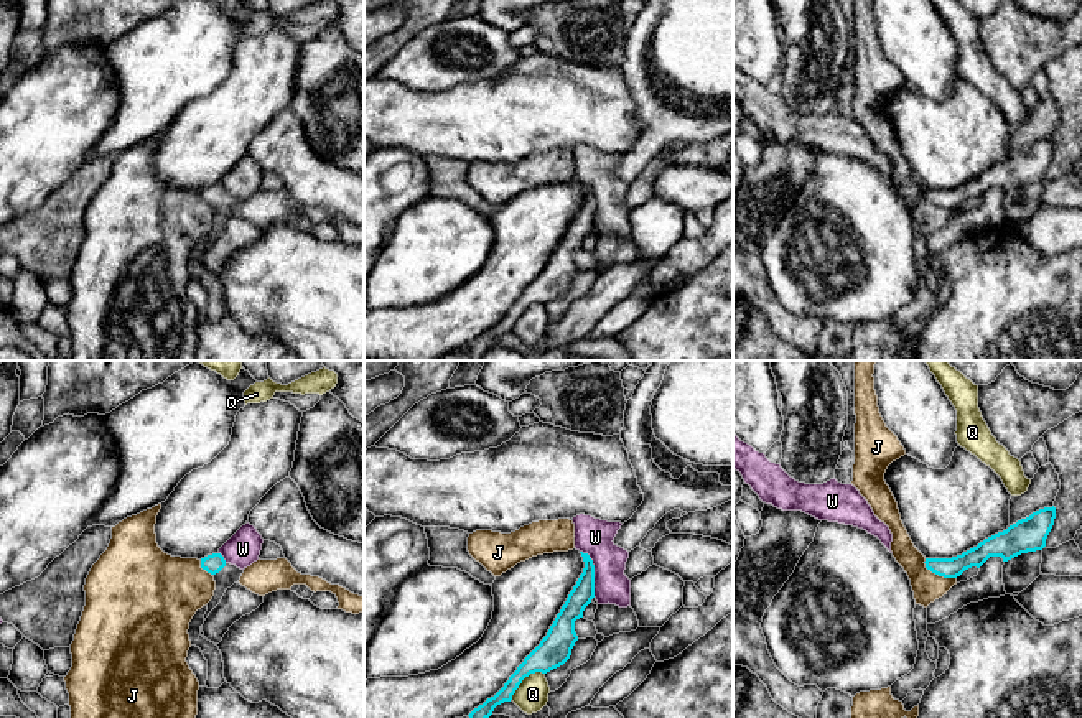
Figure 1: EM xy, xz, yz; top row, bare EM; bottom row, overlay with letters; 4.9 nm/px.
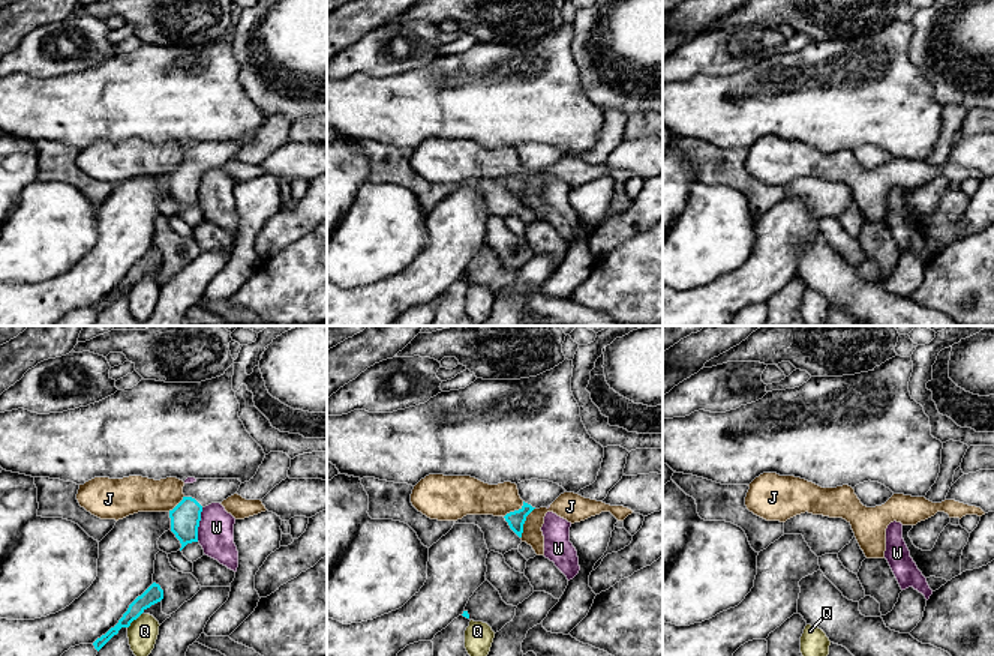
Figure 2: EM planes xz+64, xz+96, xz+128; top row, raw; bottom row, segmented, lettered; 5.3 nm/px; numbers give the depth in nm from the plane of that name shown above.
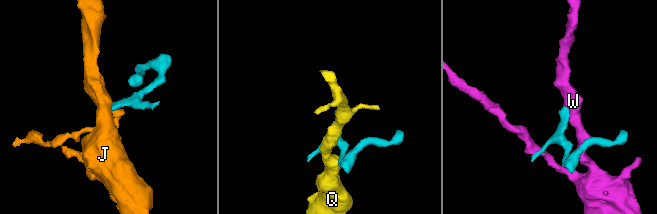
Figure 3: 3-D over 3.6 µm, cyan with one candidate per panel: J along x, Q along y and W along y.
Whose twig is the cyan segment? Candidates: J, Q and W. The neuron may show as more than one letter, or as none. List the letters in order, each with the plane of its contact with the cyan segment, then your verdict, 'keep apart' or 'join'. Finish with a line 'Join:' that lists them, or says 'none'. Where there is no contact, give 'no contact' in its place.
J: meets cyan in yz; keep apart
Q: meets cyan in xz; keep apart
W: meets cyan in xz; keep apart
Join: none

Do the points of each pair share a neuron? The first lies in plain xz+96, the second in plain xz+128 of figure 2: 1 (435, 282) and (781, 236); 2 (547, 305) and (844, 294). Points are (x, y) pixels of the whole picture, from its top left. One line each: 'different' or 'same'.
1: same
2: same

